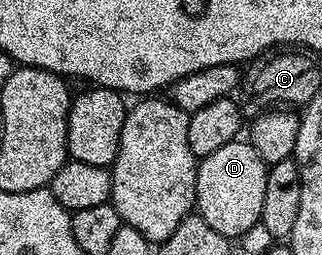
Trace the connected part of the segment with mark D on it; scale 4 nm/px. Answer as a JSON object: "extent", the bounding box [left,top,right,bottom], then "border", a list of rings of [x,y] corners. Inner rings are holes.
{"extent":[196,138,269,238],"border":[[[238,138],[227,142],[215,154],[200,157],[197,166],[197,203],[196,211],[205,219],[207,226],[219,230],[219,234],[230,238],[240,238],[245,231],[259,223],[263,210],[263,193],[267,190],[267,174],[269,169],[263,158],[253,148],[252,144]]]}

